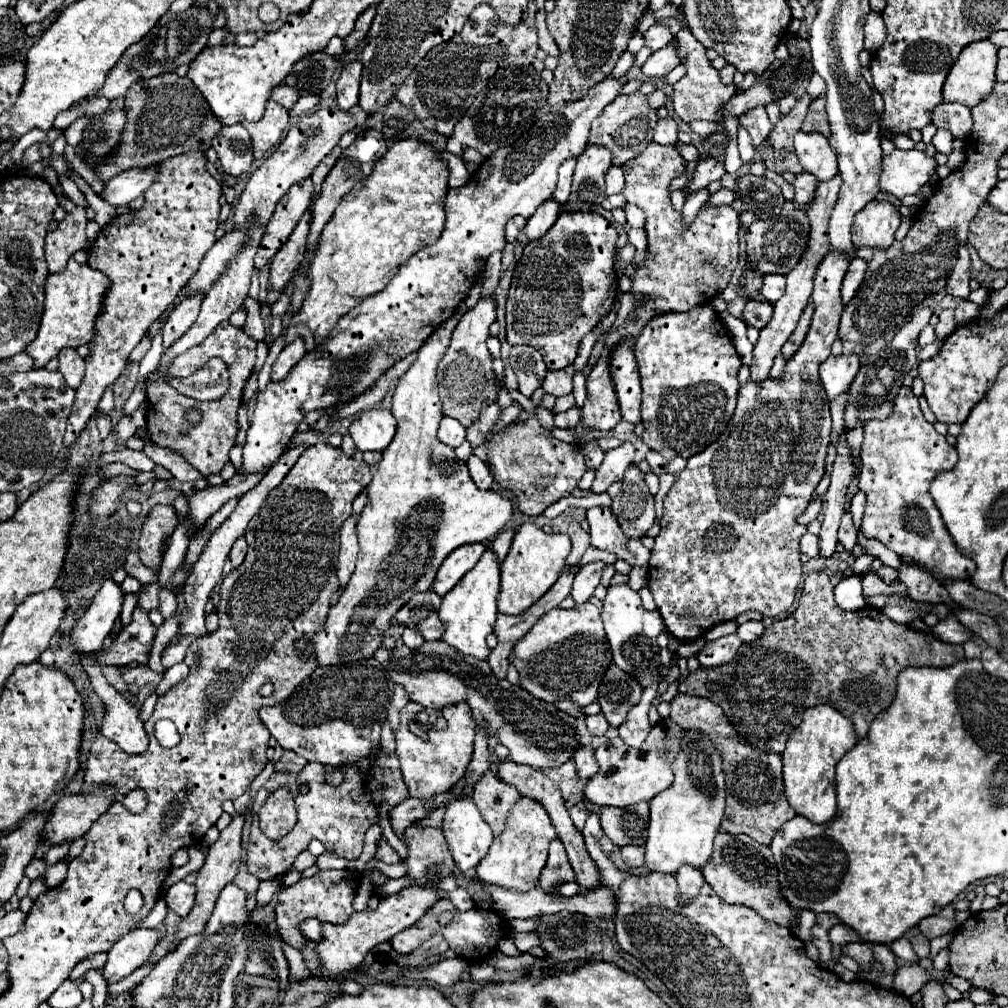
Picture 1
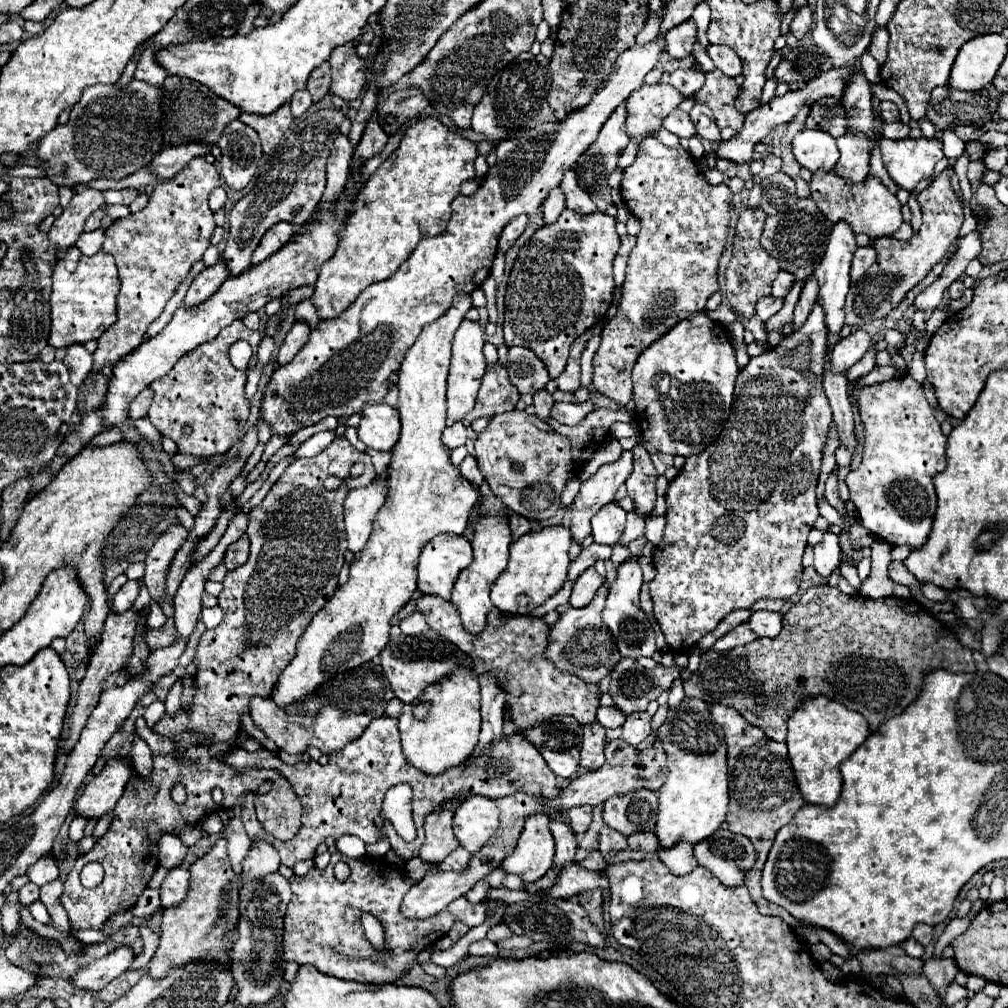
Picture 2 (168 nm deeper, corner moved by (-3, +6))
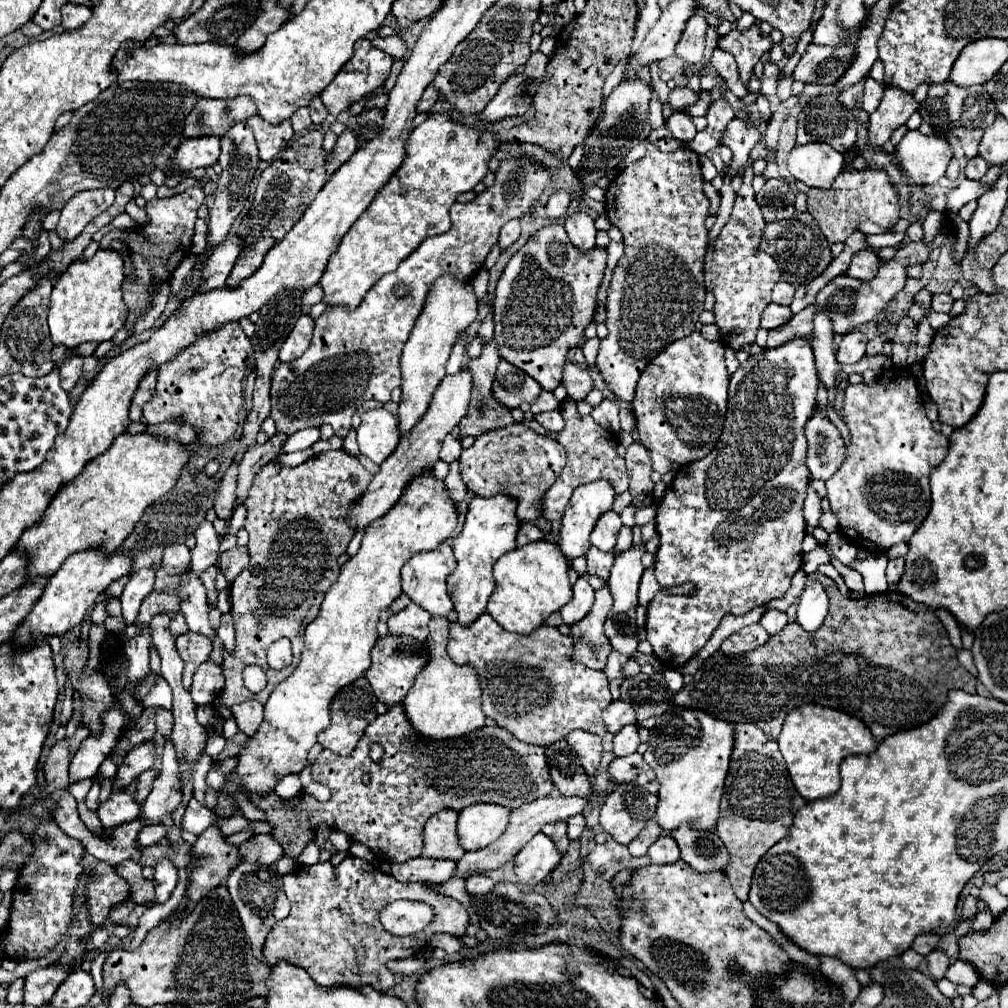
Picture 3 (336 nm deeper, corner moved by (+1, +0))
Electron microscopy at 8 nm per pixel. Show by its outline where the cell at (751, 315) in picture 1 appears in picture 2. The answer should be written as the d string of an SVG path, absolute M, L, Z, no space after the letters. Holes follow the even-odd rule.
M765 296L761 298L761 302L757 302L757 316L767 322L773 314L777 314L783 306L783 300L781 298L775 298L775 296Z

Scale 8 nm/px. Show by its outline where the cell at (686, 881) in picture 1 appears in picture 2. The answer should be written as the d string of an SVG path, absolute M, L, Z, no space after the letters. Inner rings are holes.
M677 842L677 846L671 848L659 848L657 850L659 860L673 870L673 874L687 874L687 870L693 870L697 866L697 860L693 858L693 846L689 842Z

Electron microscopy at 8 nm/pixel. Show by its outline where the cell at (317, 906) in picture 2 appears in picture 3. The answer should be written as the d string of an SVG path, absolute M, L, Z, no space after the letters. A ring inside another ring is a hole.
M355 856L343 858L341 864L337 864L337 866L333 866L331 862L317 862L313 866L297 866L291 874L283 876L283 890L285 890L289 902L291 902L291 914L271 928L271 932L267 936L267 942L265 942L265 948L263 948L263 956L265 956L265 960L271 968L281 960L285 960L293 966L305 968L309 972L309 976L319 986L325 986L325 988L373 986L379 992L389 992L395 986L395 976L387 968L389 960L419 956L427 948L433 934L447 932L447 934L453 934L453 936L463 936L467 926L469 926L467 910L457 900L435 892L425 882L401 884L401 882L393 880L391 874L385 874L377 866L373 866L373 864L369 864L361 858L355 858ZM399 898L425 900L427 904L431 904L435 908L433 922L425 930L421 930L413 936L395 936L395 934L387 932L383 928L381 920L379 920L379 912L387 904L391 904Z

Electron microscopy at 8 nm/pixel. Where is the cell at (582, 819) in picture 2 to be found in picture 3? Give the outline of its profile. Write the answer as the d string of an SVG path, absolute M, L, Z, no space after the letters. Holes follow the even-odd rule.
M577 814L577 816L571 816L567 820L567 826L569 826L569 840L579 840L583 830L587 828L587 822L585 822L585 816L583 814Z

